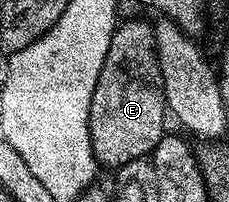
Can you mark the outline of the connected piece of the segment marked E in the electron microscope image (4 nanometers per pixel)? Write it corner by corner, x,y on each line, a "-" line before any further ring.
131,18
128,22
120,21
109,40
109,52
105,52
105,64
101,64
97,88
93,88
93,100
89,104
89,134
96,163
100,167
118,168
138,158
146,159
163,138
163,121
168,121
168,118
169,111
161,80
161,64
157,60
155,47
154,25
150,21
142,22
139,18

